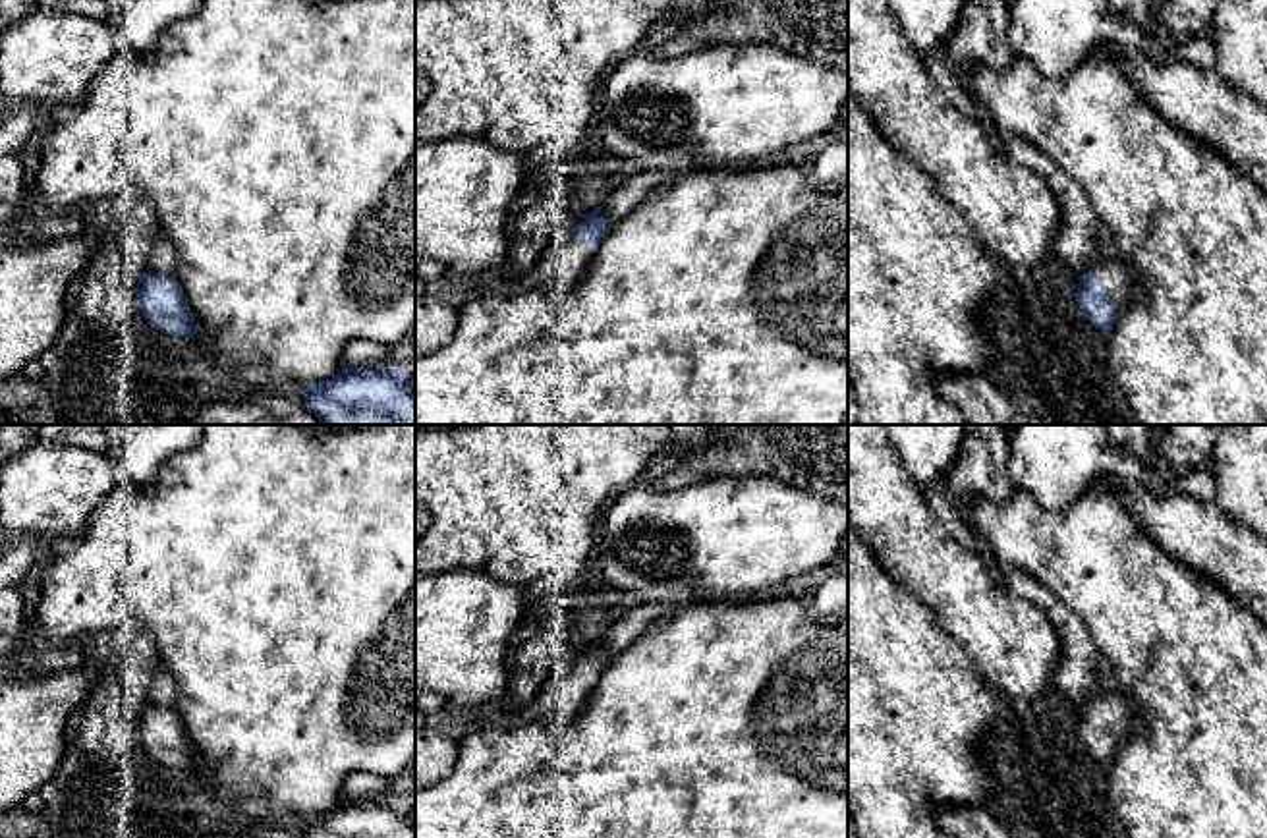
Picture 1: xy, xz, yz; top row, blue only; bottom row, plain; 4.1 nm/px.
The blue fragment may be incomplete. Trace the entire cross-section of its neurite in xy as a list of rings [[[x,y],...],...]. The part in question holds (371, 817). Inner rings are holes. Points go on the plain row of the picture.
[[[344,797],[334,809],[301,821],[305,838],[415,838],[406,799]]]

